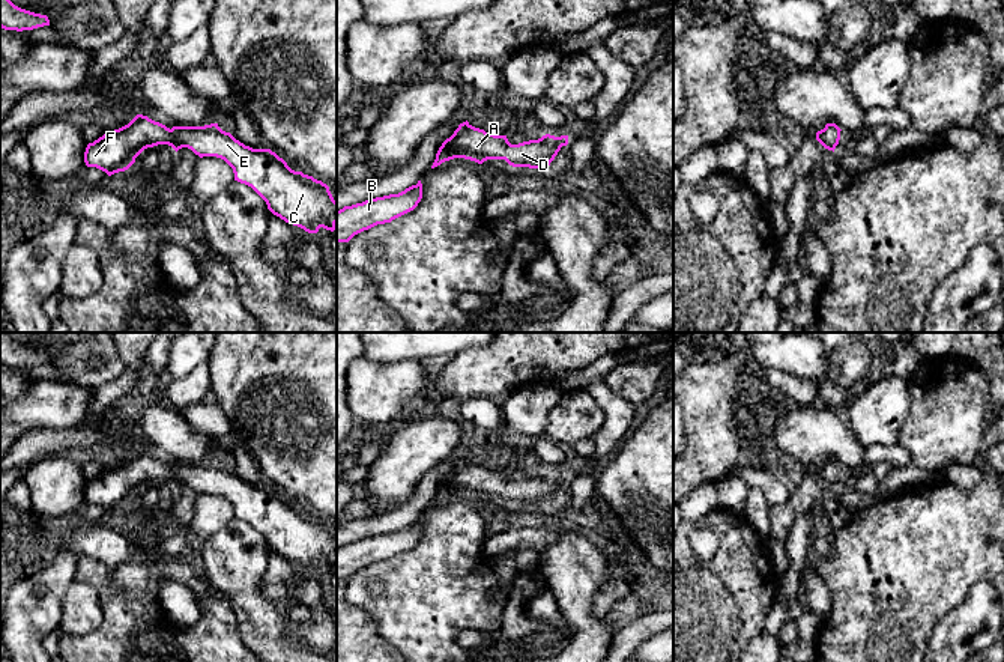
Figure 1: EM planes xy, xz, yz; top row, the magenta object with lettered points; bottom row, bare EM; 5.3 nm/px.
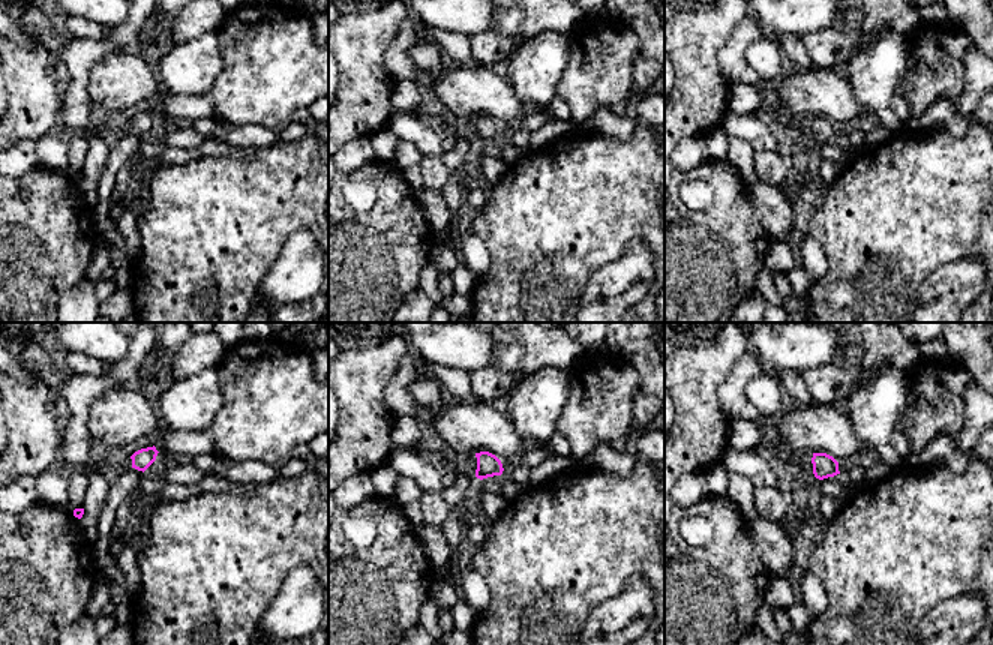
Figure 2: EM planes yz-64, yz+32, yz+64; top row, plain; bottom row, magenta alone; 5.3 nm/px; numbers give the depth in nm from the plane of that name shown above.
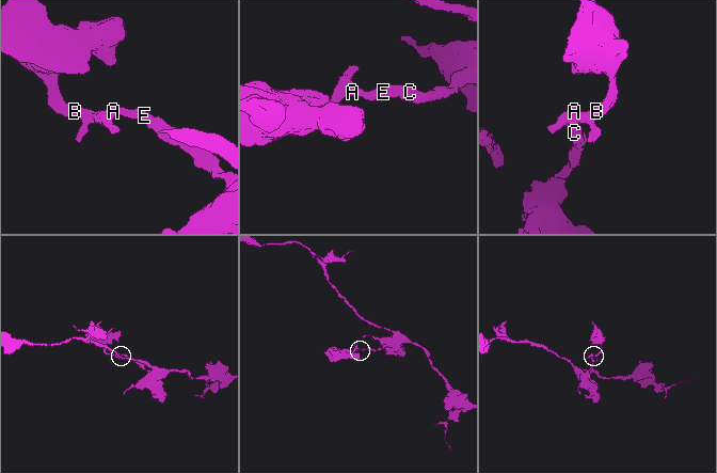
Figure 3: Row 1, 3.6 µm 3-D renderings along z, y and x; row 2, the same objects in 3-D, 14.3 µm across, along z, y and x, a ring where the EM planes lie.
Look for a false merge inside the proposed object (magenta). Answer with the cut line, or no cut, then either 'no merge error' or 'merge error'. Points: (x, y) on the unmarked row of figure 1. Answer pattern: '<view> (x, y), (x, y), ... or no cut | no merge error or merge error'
no cut | no merge error

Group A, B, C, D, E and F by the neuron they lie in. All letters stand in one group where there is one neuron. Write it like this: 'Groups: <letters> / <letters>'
Groups: A B C D E F

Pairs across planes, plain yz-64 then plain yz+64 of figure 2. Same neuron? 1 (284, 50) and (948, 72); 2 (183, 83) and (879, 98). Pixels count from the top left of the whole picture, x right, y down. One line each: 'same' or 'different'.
1: same
2: same

